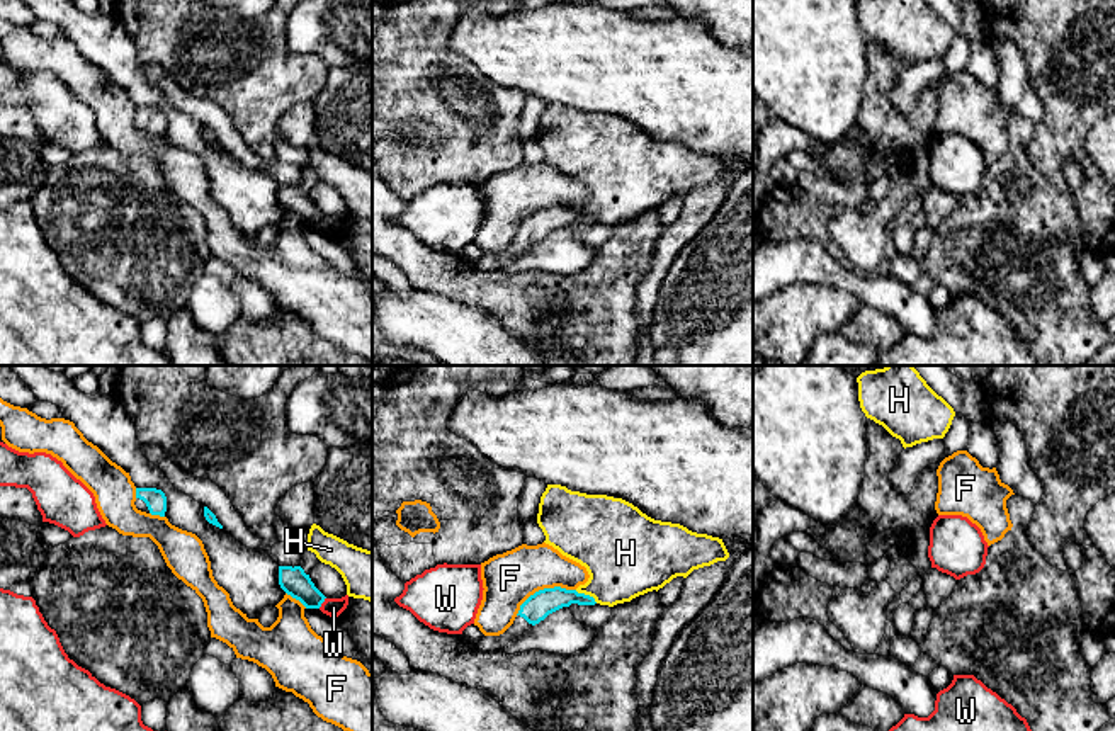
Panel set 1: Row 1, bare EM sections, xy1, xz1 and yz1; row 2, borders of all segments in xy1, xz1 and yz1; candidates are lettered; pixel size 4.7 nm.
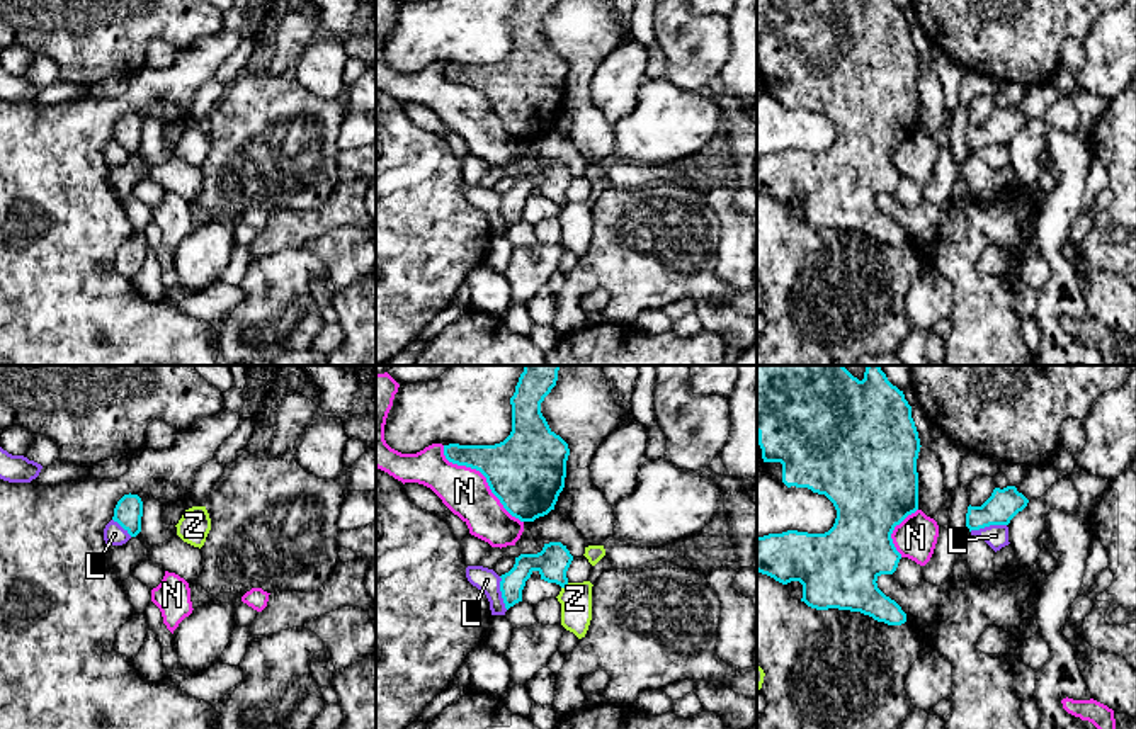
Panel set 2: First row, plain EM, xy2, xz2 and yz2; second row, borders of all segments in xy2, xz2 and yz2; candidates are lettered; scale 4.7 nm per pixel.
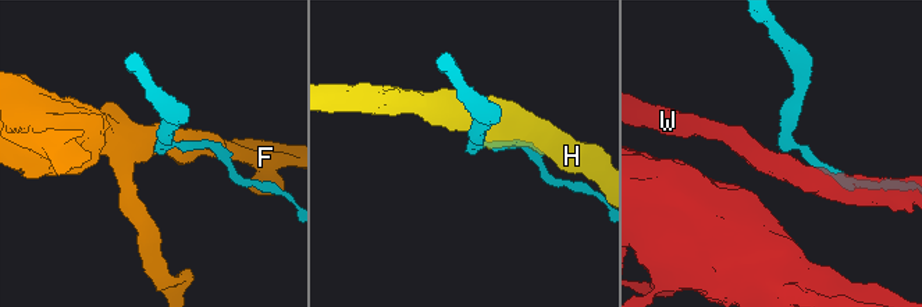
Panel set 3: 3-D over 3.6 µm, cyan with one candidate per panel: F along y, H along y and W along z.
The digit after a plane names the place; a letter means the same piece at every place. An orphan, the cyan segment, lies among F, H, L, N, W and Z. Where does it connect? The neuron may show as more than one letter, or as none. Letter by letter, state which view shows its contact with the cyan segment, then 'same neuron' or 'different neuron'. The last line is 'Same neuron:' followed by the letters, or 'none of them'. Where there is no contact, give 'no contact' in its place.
F: xz1 | different neuron
H: xz1 | different neuron
L: yz2 | different neuron
N: xz2 | different neuron
W: xy1 | different neuron
Z: xz2 | different neuron
Same neuron: none of them

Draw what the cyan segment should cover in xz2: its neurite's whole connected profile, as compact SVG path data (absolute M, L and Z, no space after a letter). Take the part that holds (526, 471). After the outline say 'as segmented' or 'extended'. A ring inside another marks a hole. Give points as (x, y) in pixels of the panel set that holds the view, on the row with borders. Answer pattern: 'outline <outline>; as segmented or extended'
outline M522 365L512 404L512 432L495 445L444 445L449 462L480 471L500 500L503 508L520 522L534 522L554 510L559 493L565 488L568 444L556 435L541 413L541 403L558 381L559 365Z; as segmented

